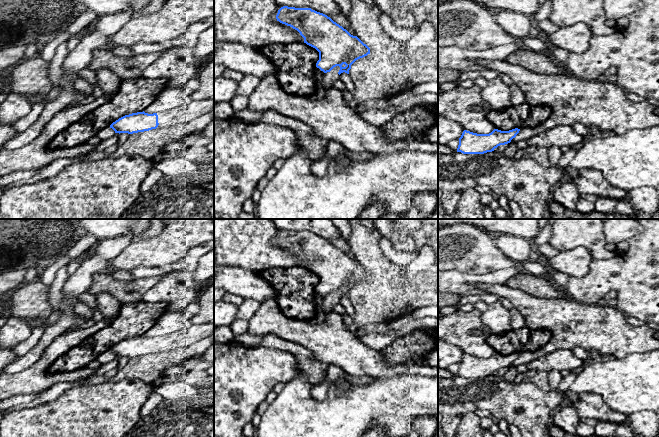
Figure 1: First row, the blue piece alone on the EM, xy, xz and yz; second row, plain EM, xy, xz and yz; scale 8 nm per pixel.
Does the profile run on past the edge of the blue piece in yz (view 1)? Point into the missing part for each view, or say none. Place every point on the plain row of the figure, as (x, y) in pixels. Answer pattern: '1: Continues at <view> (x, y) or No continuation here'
1: No continuation here

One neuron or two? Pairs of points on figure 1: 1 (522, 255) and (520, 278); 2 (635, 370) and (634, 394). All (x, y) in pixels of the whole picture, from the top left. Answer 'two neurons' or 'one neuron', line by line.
1: two neurons
2: one neuron

